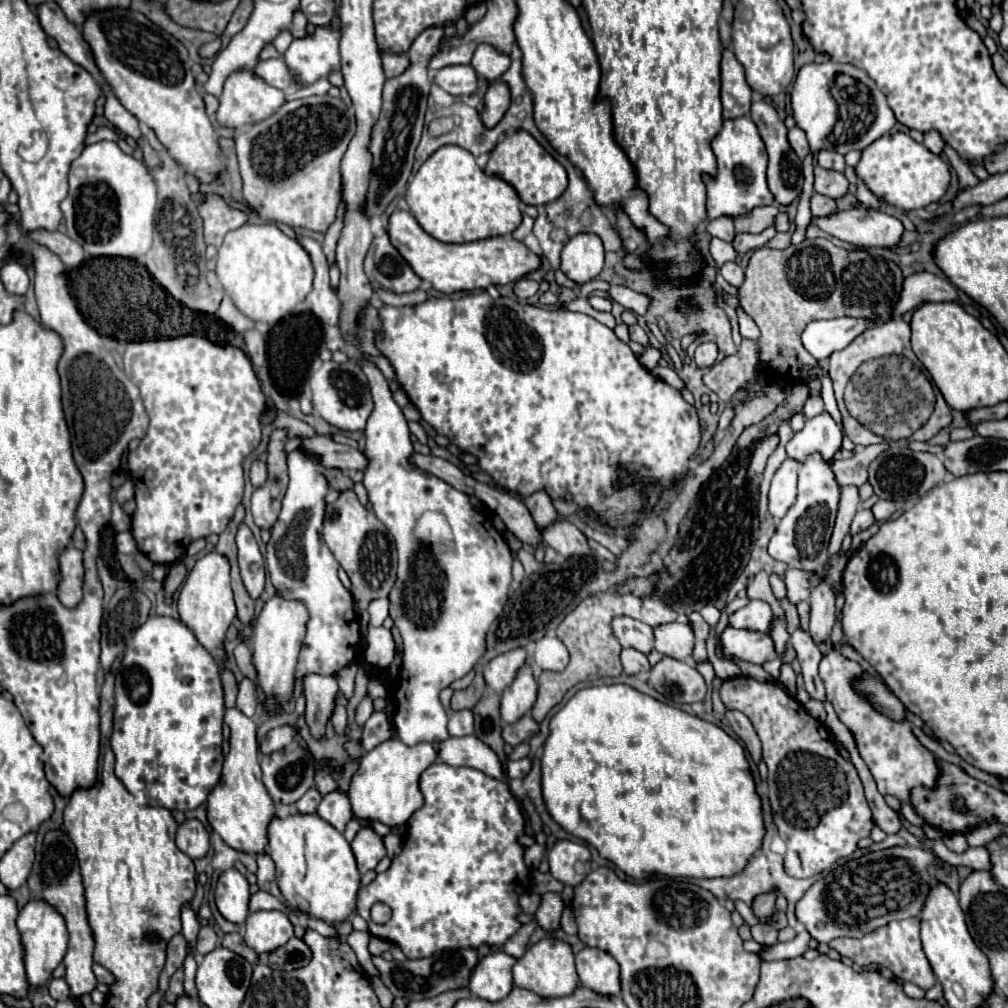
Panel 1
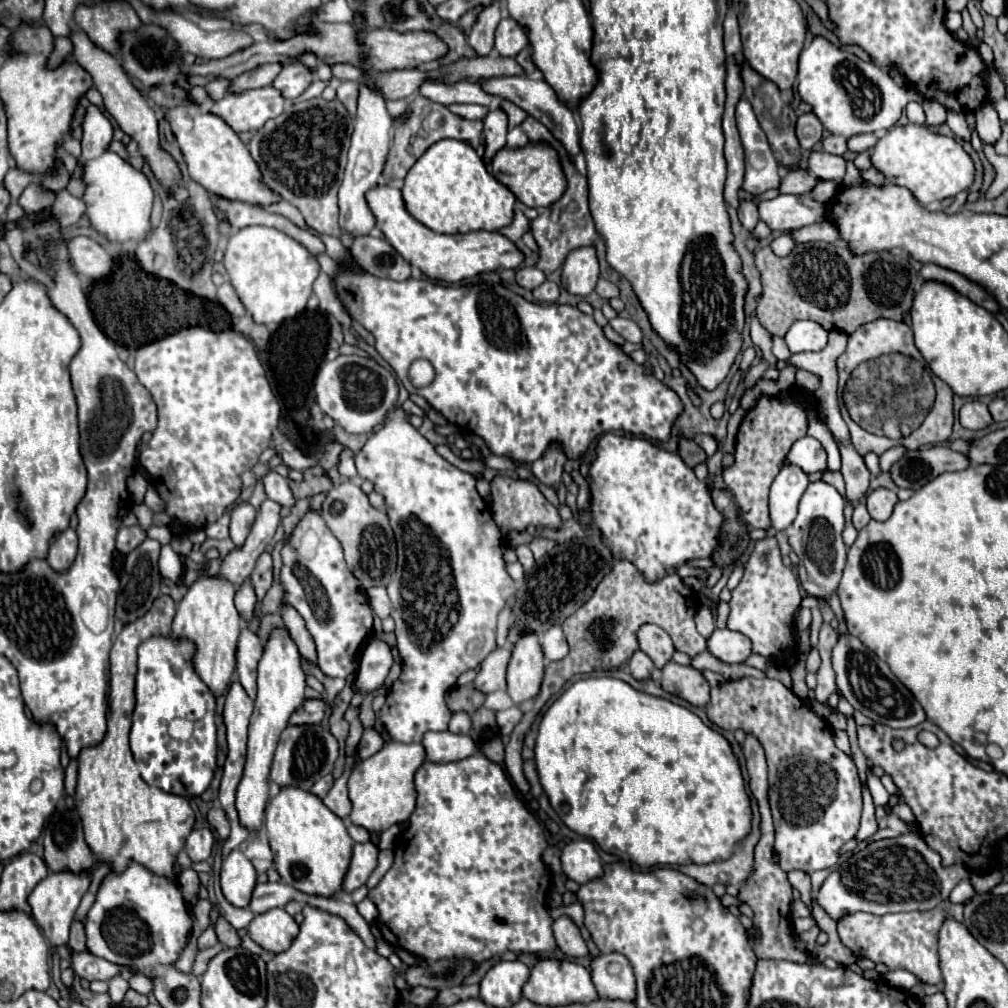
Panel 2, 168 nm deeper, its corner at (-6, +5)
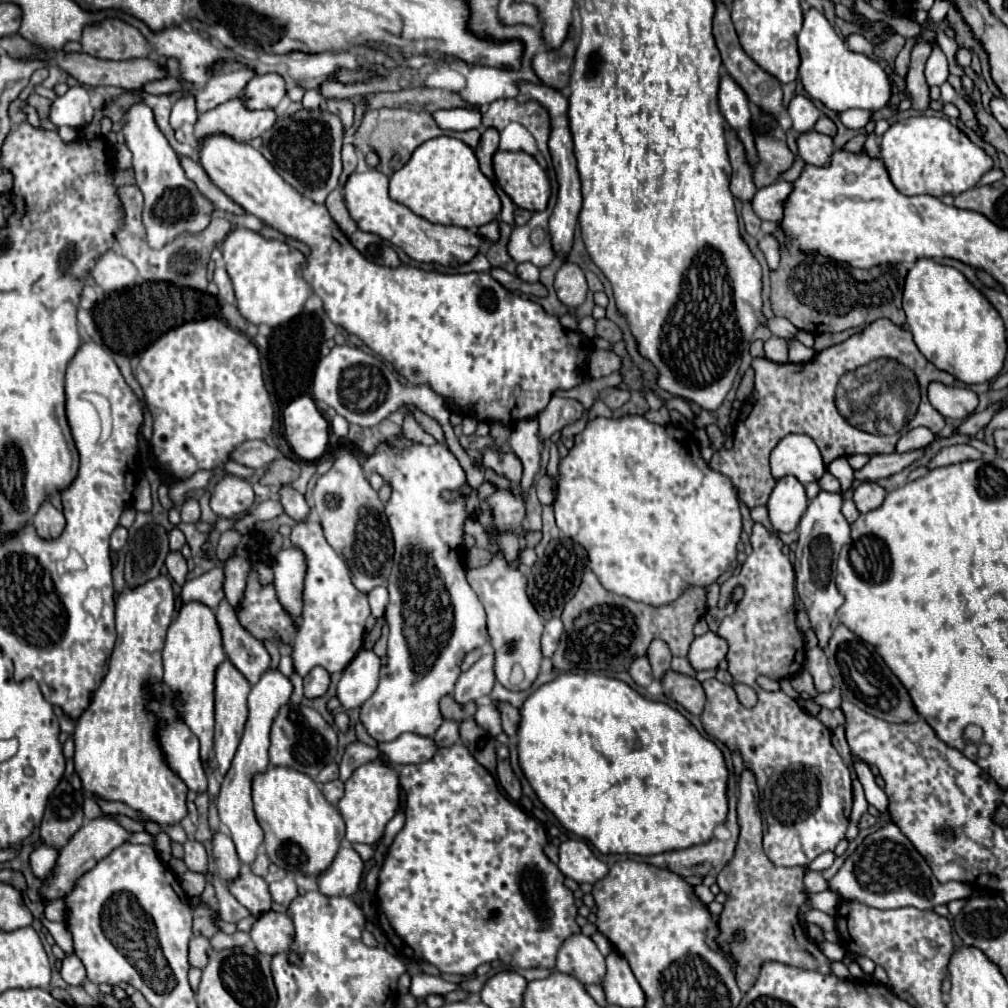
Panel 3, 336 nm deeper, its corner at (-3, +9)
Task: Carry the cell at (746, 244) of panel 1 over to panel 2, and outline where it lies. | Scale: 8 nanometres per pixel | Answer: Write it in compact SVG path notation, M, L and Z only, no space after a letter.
M750 199L750 201L740 201L740 207L738 207L738 217L742 221L742 227L746 231L752 231L758 223L758 209L756 209L756 201Z

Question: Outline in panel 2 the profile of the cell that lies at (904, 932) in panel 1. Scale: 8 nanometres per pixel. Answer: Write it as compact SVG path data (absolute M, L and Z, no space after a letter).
M942 907L882 917L870 913L854 913L838 921L838 935L856 957L866 957L874 963L884 963L888 969L910 971L918 977L918 981L926 985L938 985L942 983L942 973L938 967L938 931L946 917L948 913Z

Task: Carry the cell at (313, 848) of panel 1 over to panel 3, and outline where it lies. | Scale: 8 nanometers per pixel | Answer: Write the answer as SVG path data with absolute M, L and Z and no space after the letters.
M269 767L265 773L255 775L253 779L253 803L255 803L257 821L261 829L265 831L265 851L277 867L293 875L303 873L303 875L315 875L315 877L325 873L325 869L329 869L345 837L345 823L341 821L341 815L337 813L337 809L323 797L317 783L309 775L297 773L289 767Z

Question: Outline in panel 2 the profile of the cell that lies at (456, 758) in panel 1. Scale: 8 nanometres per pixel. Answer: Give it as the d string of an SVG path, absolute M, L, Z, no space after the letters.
M424 733L422 747L426 751L426 759L432 763L450 763L460 761L476 753L476 745L472 745L472 737L454 735L454 733Z

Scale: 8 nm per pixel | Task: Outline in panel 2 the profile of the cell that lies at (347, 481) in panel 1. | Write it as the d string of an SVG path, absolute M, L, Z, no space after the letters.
M308 467L302 473L304 473L302 481L290 481L290 489L296 493L296 499L310 497L310 495L316 495L316 493L328 491L332 487L330 479L322 473L320 467Z

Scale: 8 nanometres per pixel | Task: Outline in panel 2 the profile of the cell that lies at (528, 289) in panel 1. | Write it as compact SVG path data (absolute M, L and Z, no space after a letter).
M522 267L516 271L516 283L522 285L524 289L536 289L546 281L544 273L536 267Z

